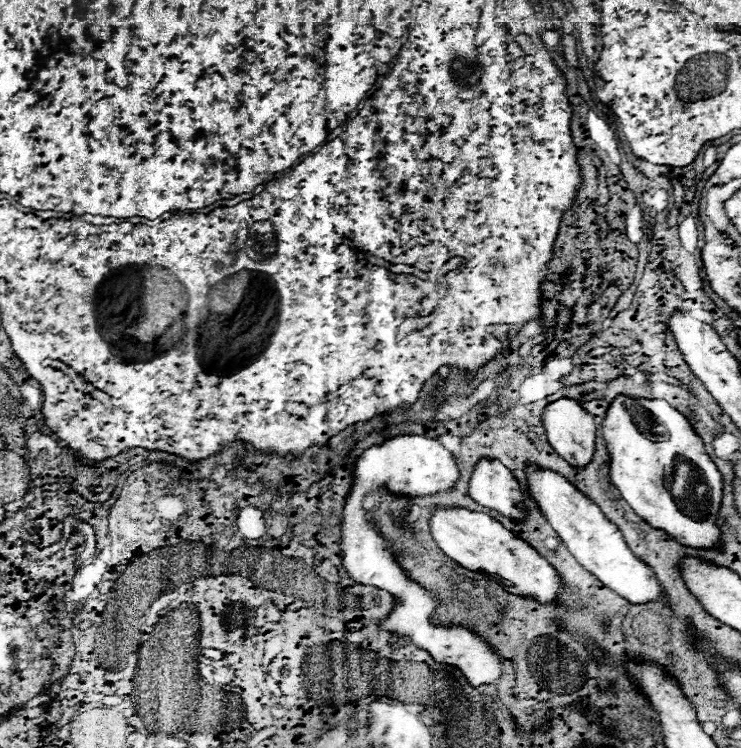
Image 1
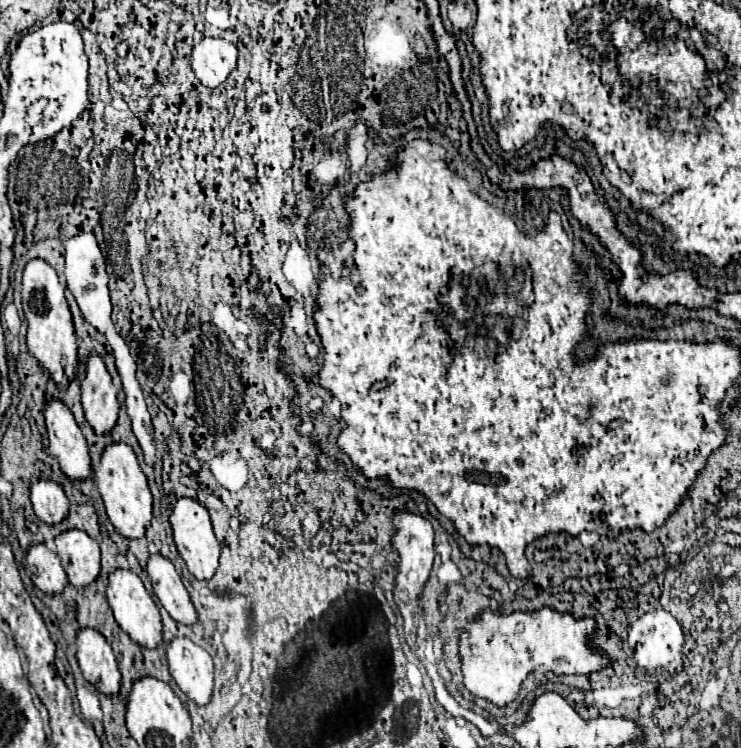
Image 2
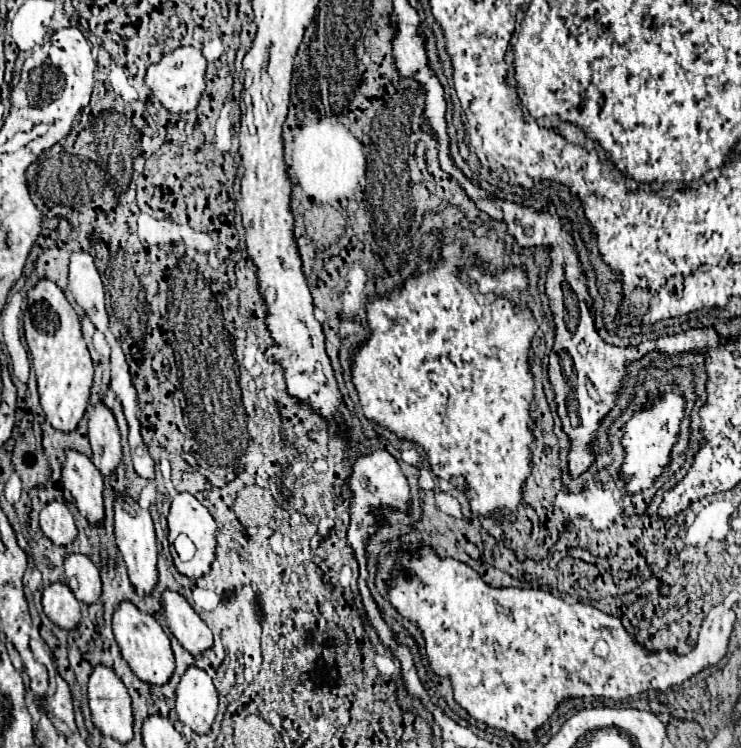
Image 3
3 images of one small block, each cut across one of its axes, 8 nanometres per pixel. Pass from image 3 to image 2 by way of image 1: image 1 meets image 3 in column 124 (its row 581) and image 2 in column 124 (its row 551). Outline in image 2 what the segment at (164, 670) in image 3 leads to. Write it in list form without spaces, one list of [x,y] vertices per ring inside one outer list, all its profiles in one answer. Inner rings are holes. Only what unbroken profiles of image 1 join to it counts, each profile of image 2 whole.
[[[114,570],[110,576],[108,576],[108,588],[106,588],[106,598],[108,598],[108,604],[114,612],[114,618],[116,622],[120,624],[120,628],[124,632],[128,632],[128,636],[138,642],[140,646],[146,646],[146,648],[154,648],[162,642],[162,624],[160,624],[160,612],[158,612],[158,606],[154,604],[152,596],[146,592],[142,580],[138,574],[134,574],[132,570]]]

